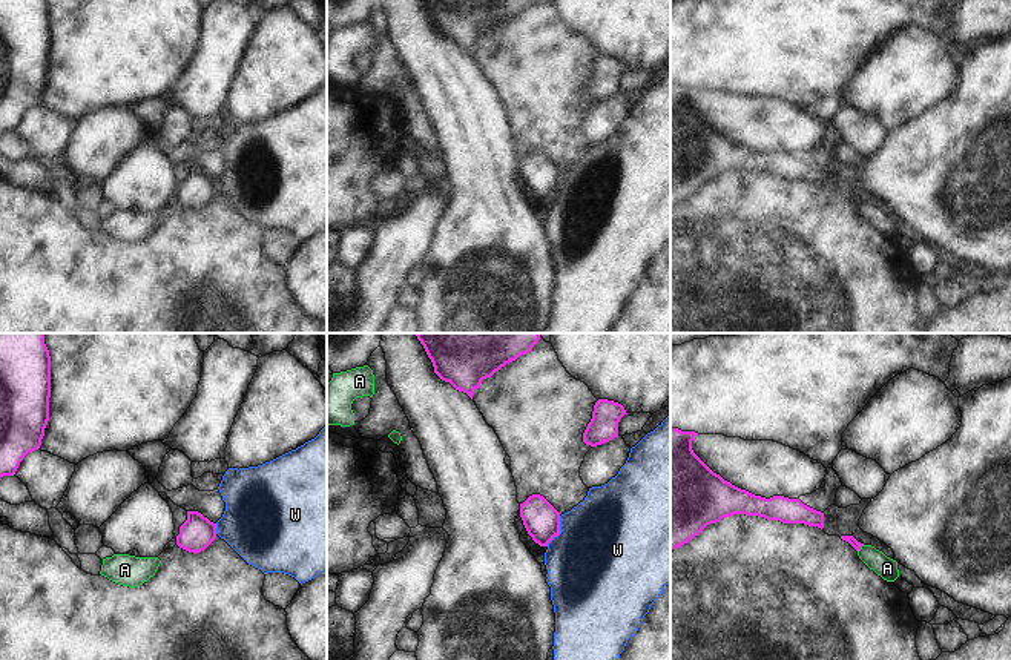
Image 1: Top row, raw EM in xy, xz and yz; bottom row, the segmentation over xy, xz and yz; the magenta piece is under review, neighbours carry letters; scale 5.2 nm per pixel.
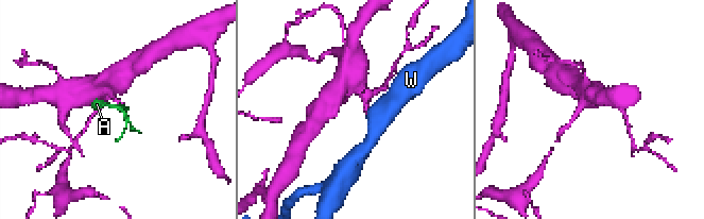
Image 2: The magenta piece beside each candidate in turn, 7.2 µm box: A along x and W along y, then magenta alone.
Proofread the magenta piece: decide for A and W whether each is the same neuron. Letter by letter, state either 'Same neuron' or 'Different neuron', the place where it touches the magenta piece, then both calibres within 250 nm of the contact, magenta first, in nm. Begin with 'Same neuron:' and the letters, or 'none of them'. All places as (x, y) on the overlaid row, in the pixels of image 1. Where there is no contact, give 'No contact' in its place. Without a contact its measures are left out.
Same neuron: none of them
A: Different neuron. Touches magenta at yz (859, 548). Thickness 50 nm (magenta) against 110 nm
W: Different neuron. Touches magenta at xz (559, 531). Thickness 190 nm (magenta) against 500 nm.

